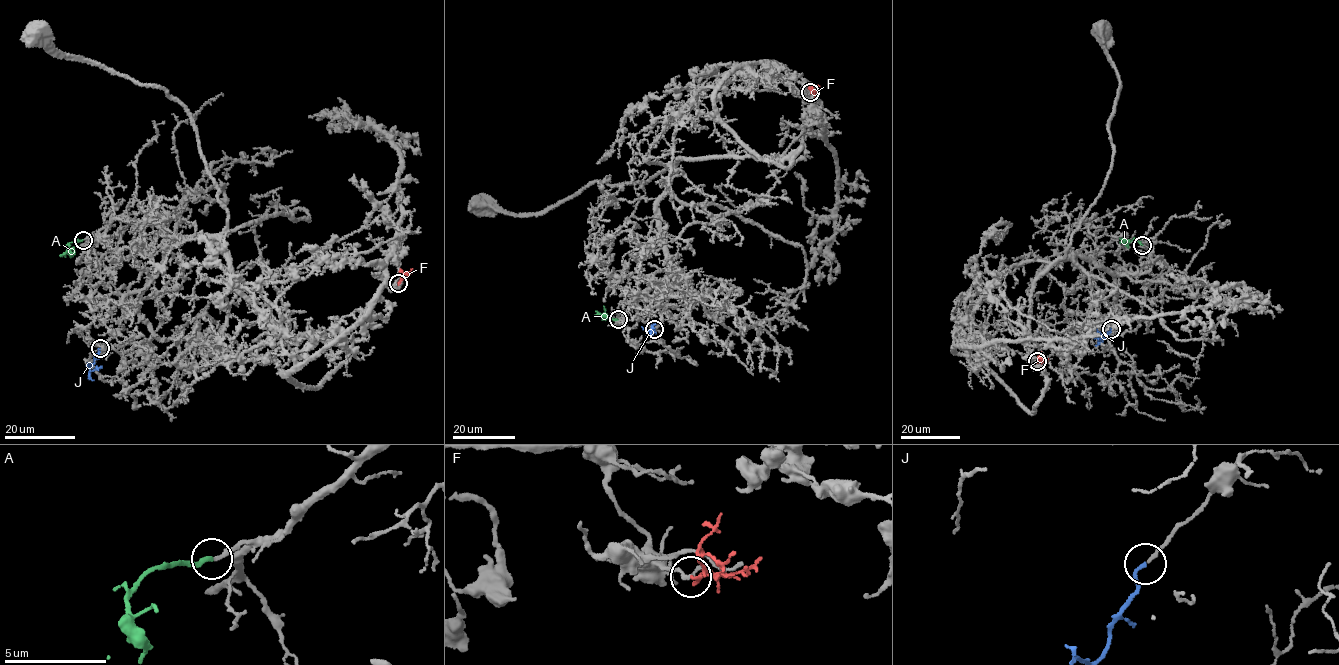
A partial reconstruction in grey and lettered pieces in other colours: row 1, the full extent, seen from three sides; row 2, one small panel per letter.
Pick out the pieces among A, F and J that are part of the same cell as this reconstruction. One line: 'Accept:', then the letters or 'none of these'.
Accept: A, J

